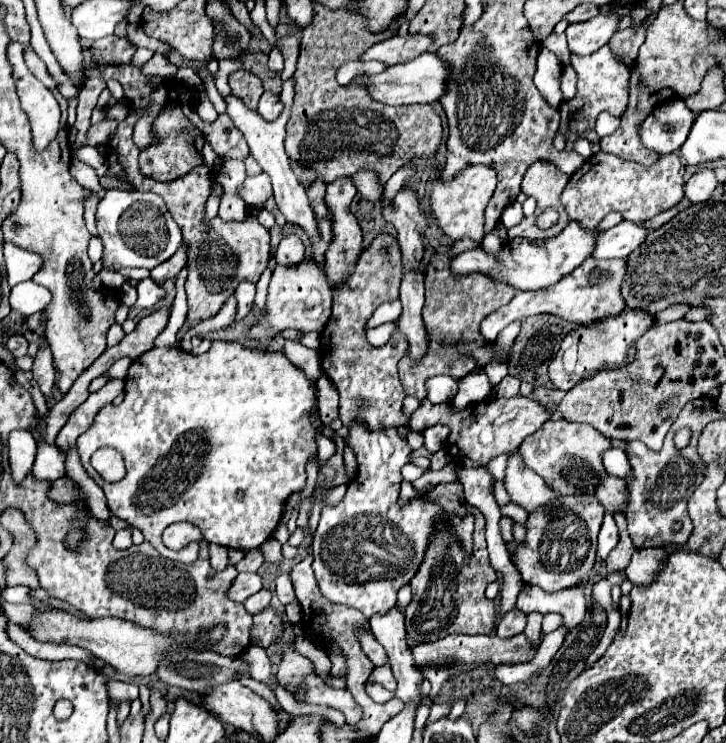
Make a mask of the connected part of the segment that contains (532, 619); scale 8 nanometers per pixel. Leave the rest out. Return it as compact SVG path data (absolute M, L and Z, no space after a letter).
M529 613L527 615L527 627L525 627L525 637L531 641L531 645L535 647L535 643L541 643L543 635L541 635L541 621L543 615L541 613Z

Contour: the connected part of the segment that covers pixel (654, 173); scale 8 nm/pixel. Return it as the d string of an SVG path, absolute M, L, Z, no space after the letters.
M597 153L571 175L561 201L571 221L577 221L579 225L583 225L583 229L597 227L601 219L611 211L619 211L625 221L643 223L659 215L661 211L669 211L679 205L685 185L683 173L685 165L681 163L678 153L661 155L661 159L651 167L643 167L633 161L619 161L609 153Z

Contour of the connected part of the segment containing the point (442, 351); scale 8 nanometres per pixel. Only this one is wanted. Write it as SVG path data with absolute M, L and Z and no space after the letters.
M433 253L429 257L425 269L425 307L423 307L423 323L427 329L427 357L423 361L413 363L407 355L399 361L399 379L407 395L415 395L419 401L425 397L425 381L433 375L451 375L453 379L463 379L473 371L481 371L487 361L491 361L491 345L487 345L485 337L479 333L481 321L507 305L515 295L515 289L509 285L501 285L491 281L485 275L473 273L465 277L451 277L449 271L451 259L445 253Z

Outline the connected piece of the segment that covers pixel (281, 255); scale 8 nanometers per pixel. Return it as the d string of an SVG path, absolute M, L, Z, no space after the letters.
M287 235L285 239L281 239L275 259L279 265L285 265L285 267L303 263L305 261L305 247L303 247L301 239L297 235Z

